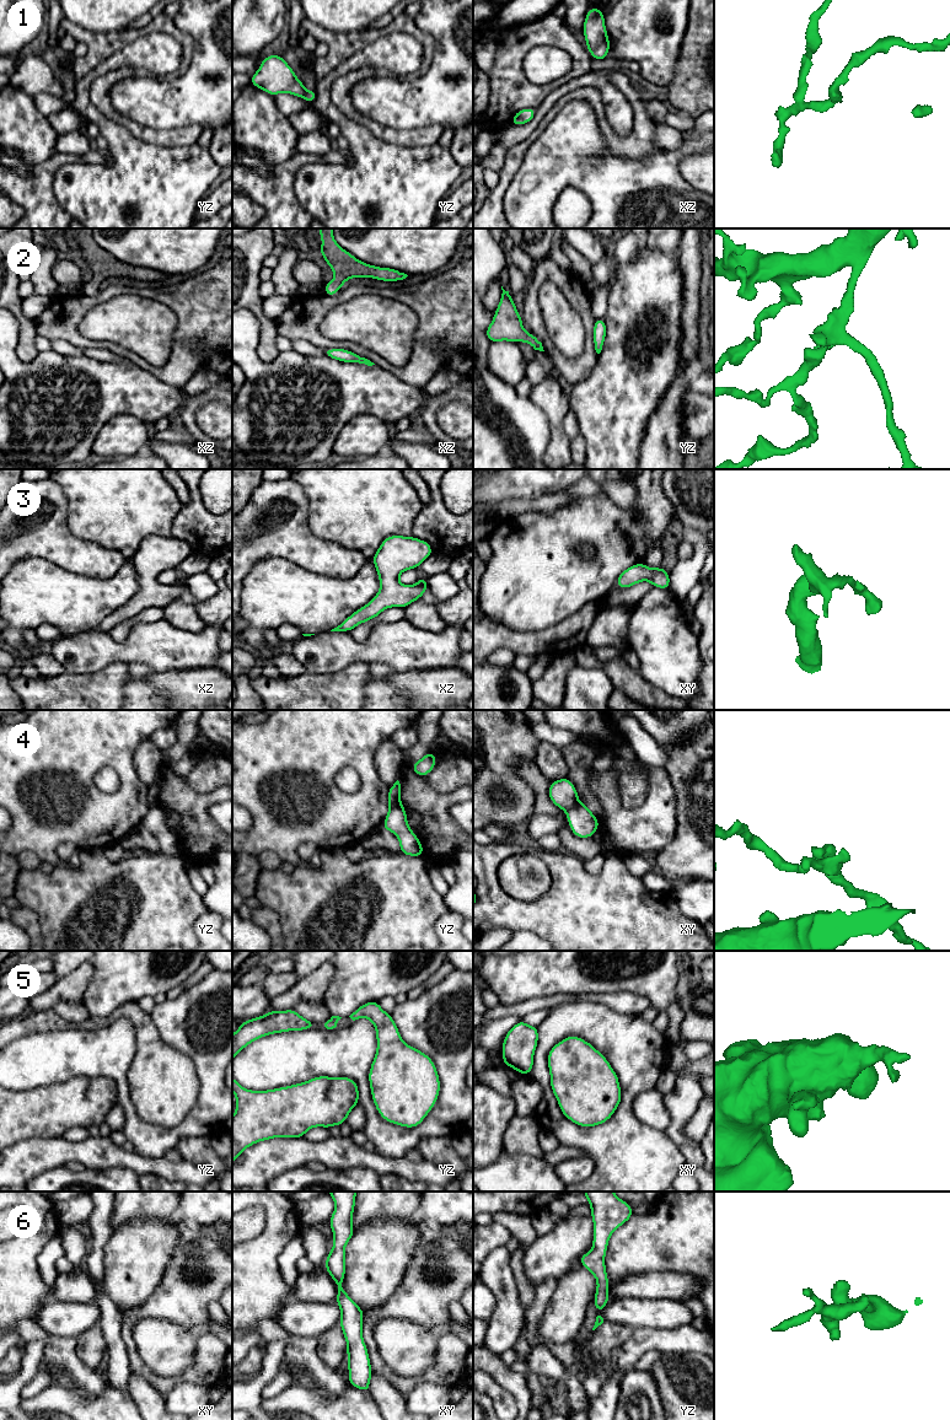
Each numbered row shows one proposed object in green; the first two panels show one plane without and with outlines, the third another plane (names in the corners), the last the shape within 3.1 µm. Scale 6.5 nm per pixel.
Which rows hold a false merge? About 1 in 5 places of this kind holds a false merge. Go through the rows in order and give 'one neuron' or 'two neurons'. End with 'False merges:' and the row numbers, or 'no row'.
1: one neuron
2: one neuron
3: one neuron
4: two neurons
5: one neuron
6: one neuron
False merges: 4

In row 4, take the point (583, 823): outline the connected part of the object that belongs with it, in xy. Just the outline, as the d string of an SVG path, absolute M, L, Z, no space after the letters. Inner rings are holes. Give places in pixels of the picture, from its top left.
M581 802L567 811L567 821L578 838L592 838L600 825L597 818Z

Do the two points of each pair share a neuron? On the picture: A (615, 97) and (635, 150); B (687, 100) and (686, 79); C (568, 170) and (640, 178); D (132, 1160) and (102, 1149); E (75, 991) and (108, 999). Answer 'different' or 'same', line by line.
A: different
B: same
C: same
D: same
E: different

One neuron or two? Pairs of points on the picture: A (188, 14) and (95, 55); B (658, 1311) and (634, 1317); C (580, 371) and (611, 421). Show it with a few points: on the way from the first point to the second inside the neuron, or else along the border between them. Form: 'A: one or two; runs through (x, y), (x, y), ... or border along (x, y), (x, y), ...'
A: two; border along (171, 15), (175, 23), (187, 32), (193, 41)
B: one; runs through (651, 1313), (640, 1313)
C: two; border along (599, 354), (591, 372), (573, 386)

